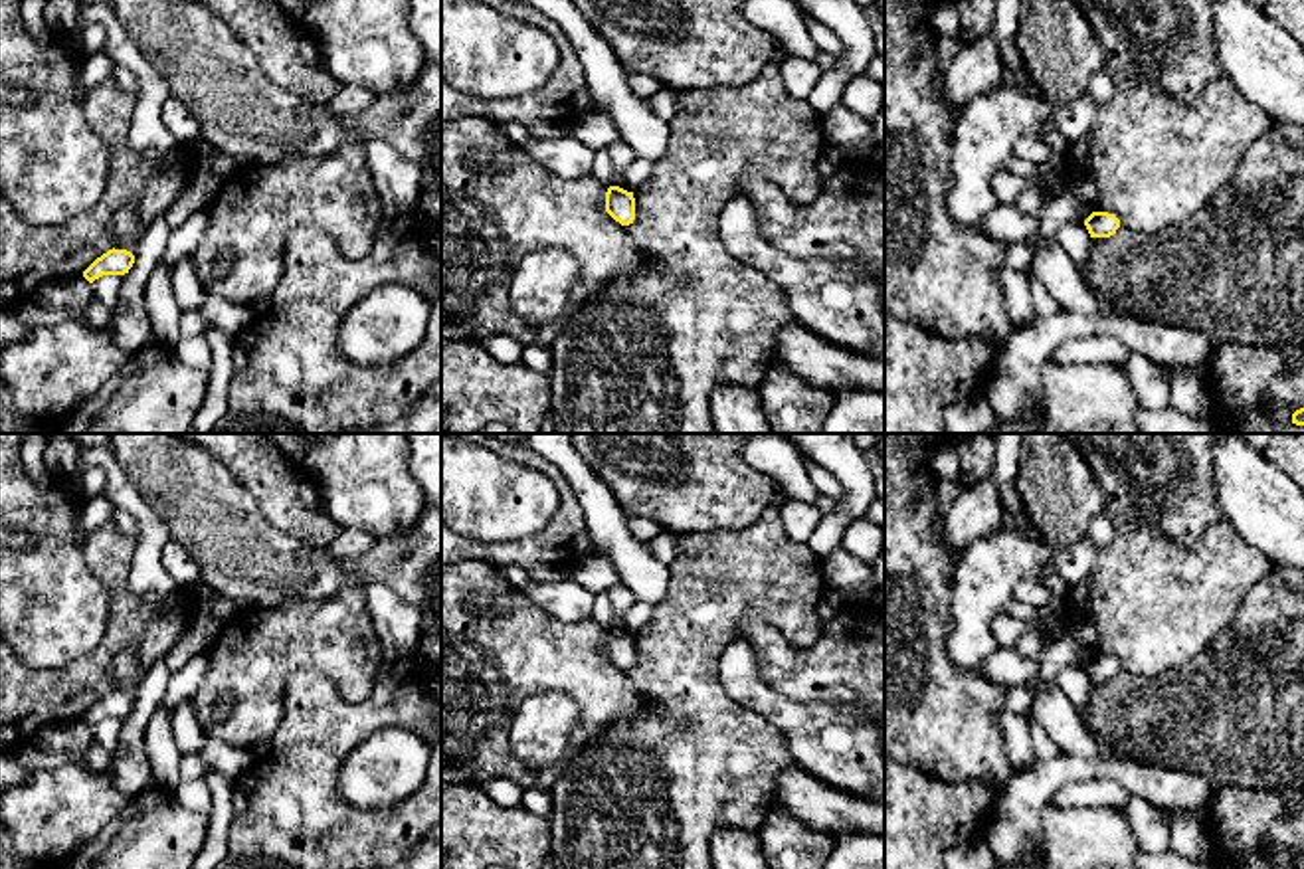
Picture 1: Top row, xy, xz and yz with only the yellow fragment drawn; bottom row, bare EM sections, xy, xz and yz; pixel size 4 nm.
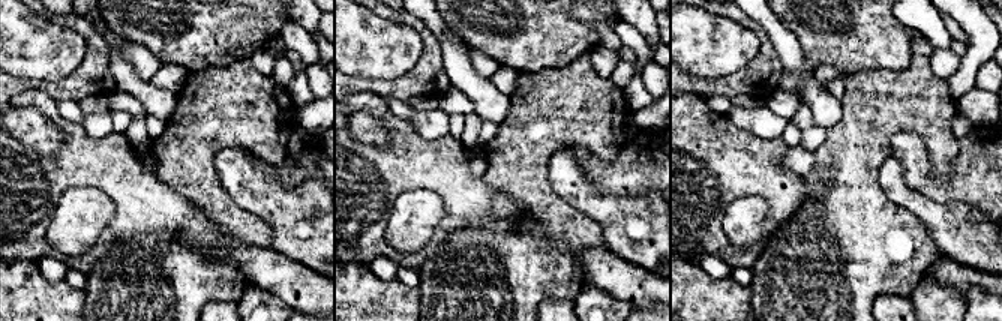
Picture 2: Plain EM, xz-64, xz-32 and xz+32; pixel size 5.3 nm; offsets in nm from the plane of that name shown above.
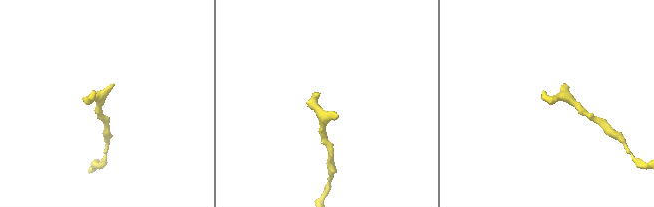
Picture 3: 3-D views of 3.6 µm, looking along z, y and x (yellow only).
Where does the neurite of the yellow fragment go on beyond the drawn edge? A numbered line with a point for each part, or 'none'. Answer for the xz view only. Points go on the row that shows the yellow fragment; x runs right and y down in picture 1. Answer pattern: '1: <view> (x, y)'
none

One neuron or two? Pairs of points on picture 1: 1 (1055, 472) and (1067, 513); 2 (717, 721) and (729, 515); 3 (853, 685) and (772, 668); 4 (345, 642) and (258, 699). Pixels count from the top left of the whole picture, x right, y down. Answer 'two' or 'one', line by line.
1: one
2: two
3: one
4: one

